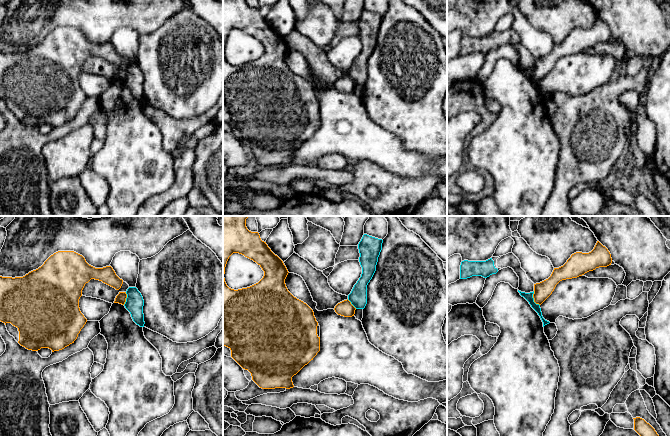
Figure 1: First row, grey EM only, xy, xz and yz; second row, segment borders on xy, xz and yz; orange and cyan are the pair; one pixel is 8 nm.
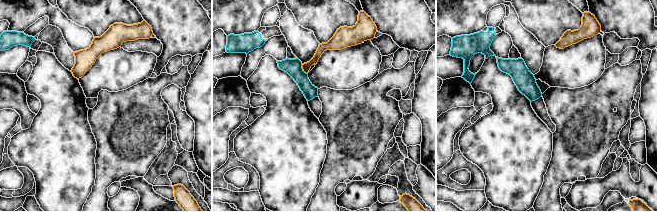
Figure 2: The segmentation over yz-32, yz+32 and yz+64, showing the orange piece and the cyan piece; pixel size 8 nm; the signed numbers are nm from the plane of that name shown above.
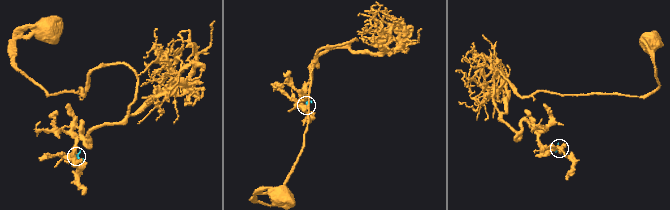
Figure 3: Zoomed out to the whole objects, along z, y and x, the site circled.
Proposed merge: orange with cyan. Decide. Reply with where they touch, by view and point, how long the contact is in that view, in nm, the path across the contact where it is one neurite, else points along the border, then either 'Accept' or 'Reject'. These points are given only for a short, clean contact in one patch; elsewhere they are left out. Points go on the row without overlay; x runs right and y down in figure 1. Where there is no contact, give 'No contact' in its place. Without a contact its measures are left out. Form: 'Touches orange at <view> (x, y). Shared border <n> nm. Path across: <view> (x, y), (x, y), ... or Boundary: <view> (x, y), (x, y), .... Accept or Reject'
Touches orange at yz (534, 75). Shared border 130 nm. Boundary: yz (533, 67), (533, 76), (539, 81). Reject

